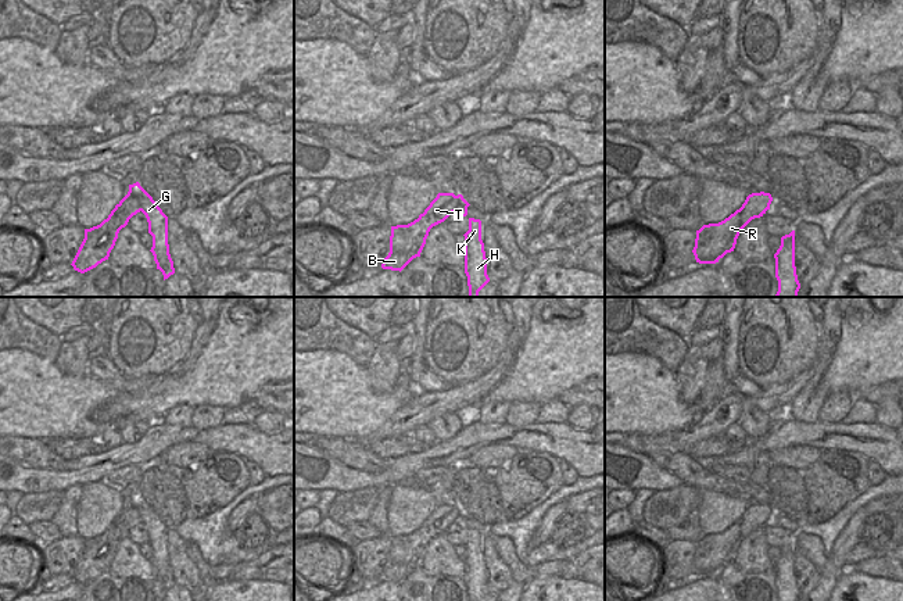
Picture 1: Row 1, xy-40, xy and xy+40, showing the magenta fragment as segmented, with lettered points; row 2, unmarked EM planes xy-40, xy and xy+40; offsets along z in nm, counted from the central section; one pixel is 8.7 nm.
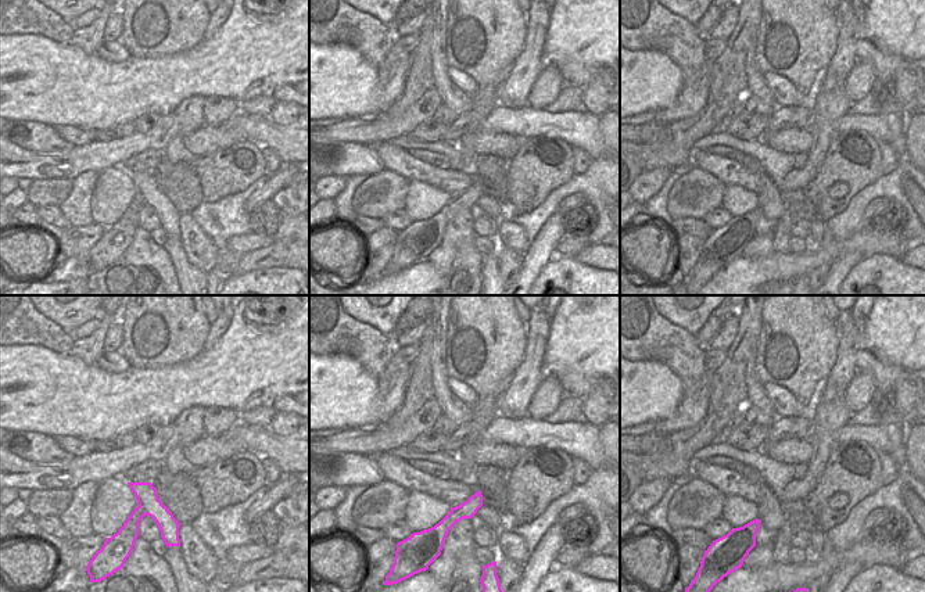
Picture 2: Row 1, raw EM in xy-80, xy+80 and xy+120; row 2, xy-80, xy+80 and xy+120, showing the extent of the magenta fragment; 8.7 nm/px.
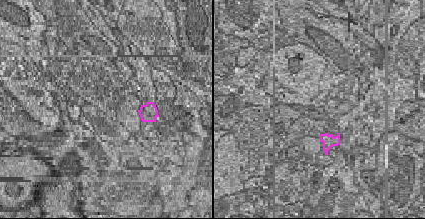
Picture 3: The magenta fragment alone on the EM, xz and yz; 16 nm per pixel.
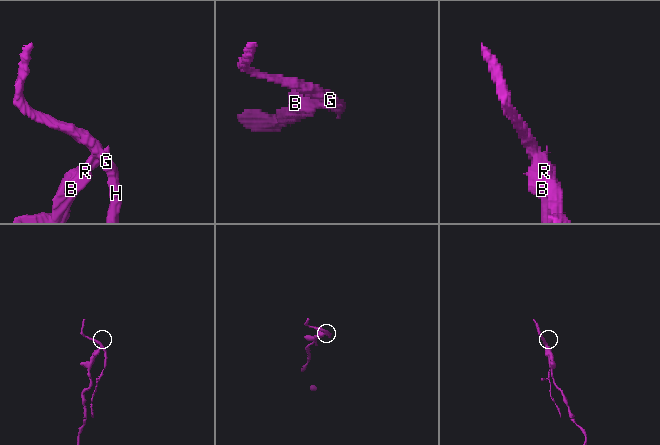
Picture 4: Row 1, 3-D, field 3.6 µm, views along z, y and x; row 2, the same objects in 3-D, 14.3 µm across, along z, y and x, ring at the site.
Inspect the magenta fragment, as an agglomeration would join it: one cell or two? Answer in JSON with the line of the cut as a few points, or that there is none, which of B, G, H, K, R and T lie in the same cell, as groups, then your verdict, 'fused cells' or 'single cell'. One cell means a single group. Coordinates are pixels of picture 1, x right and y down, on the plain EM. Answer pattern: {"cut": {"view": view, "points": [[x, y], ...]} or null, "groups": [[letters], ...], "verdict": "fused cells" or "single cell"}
{"cut": {"view": "xy-40", "points": [[126, 505], [133, 505], [139, 511], [142, 521]]}, "groups": [["B", "R", "T"], ["G", "H", "K"]], "verdict": "fused cells"}

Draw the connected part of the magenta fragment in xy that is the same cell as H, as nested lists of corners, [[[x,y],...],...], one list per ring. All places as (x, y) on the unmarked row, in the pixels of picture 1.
[[[469,529],[469,541],[465,547],[465,584],[469,601],[481,601],[488,593],[487,569],[481,551],[481,532]]]

